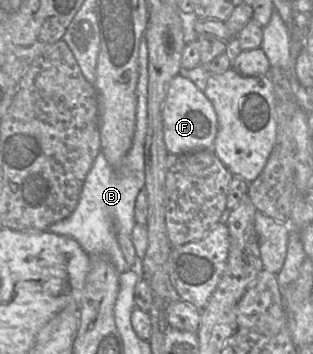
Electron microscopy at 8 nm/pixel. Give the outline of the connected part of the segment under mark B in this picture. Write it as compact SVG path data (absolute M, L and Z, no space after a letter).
M142 36L138 54L138 80L136 85L136 124L132 145L117 168L112 168L105 156L99 152L89 169L79 194L74 211L65 219L51 224L50 232L75 239L88 254L107 256L122 273L129 269L123 251L119 246L118 232L131 235L135 225L135 200L145 186L144 147L147 129L147 95L148 95L148 48Z

